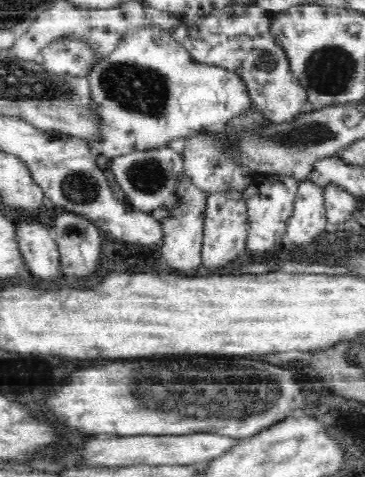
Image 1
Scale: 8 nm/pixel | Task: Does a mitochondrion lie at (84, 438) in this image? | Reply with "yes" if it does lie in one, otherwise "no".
no

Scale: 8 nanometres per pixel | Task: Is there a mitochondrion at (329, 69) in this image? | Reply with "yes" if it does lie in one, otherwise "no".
yes

